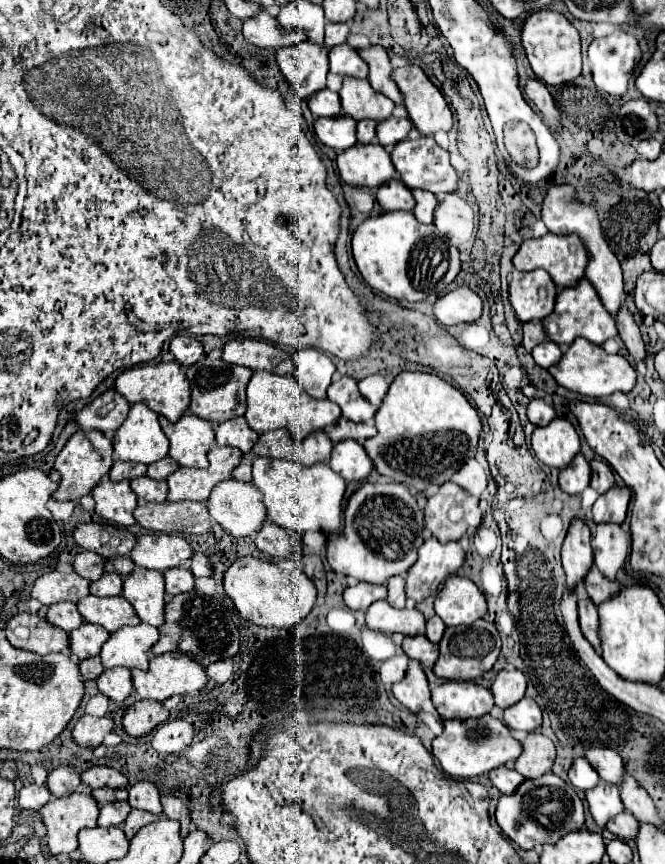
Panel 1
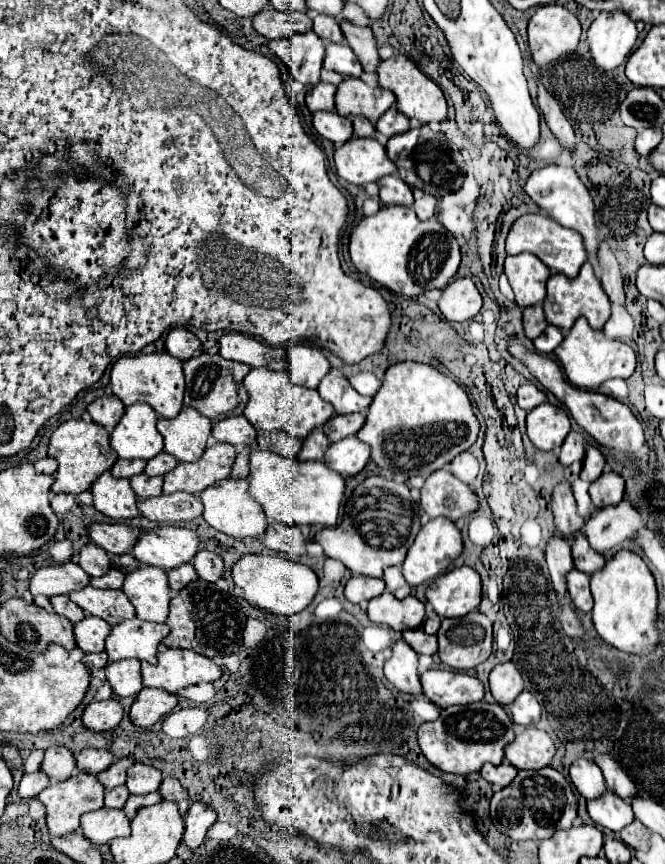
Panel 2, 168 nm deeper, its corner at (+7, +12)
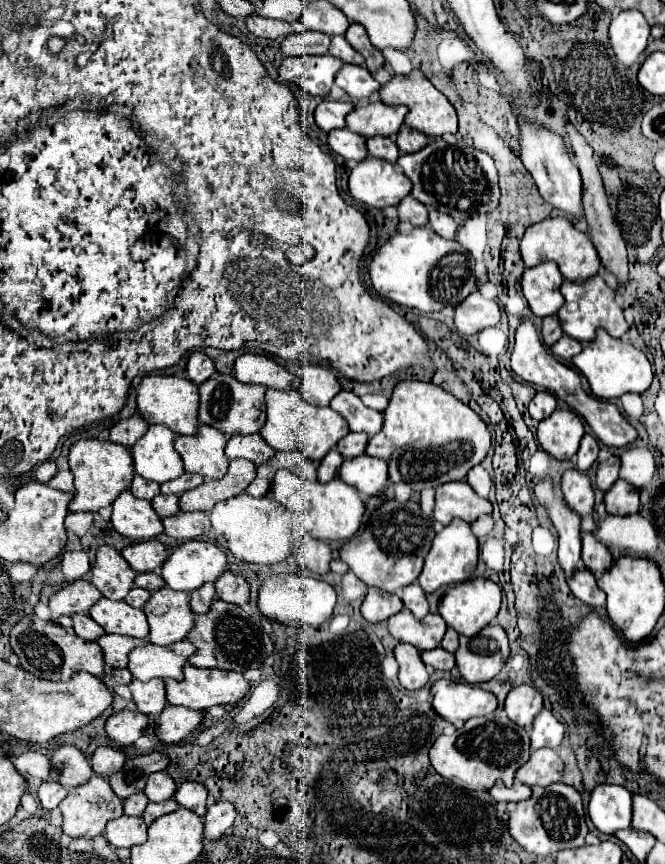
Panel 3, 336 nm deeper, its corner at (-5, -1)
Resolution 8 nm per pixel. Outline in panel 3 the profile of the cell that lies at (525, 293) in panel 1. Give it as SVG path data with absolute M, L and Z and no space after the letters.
M546 261L524 271L522 289L534 315L548 317L562 307L564 303L564 297L560 293L562 281L564 277L554 261Z

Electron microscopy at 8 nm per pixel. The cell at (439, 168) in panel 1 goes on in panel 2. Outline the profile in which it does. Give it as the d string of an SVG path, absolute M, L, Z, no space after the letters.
M420 126L416 130L408 130L396 134L386 144L388 158L396 164L400 178L412 188L420 188L436 198L442 198L448 192L454 192L462 186L464 180L464 162L452 142L444 138L444 134L432 132L428 126Z

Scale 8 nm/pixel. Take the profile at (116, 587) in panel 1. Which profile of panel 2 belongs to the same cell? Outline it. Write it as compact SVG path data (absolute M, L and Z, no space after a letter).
M110 568L110 572L106 572L104 576L90 578L90 584L96 588L122 588L124 574L118 568Z

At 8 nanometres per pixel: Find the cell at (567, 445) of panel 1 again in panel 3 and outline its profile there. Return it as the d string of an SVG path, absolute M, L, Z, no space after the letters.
M556 409L550 417L538 425L538 443L554 459L570 459L580 445L584 425L580 417L570 409Z

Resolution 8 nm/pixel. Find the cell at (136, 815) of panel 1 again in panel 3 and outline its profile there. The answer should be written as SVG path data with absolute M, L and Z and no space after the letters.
M174 799L164 801L164 803L150 803L150 805L146 807L142 819L146 821L146 825L152 825L158 817L162 817L162 815L166 815L166 813L172 813L172 811L176 811L178 807L180 807L180 805L178 805Z

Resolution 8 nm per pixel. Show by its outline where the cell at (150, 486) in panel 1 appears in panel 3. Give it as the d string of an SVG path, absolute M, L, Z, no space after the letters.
M162 495L160 497L154 497L152 499L152 507L154 511L164 519L168 515L174 515L176 511L180 511L180 505L178 505L178 497L176 495Z

